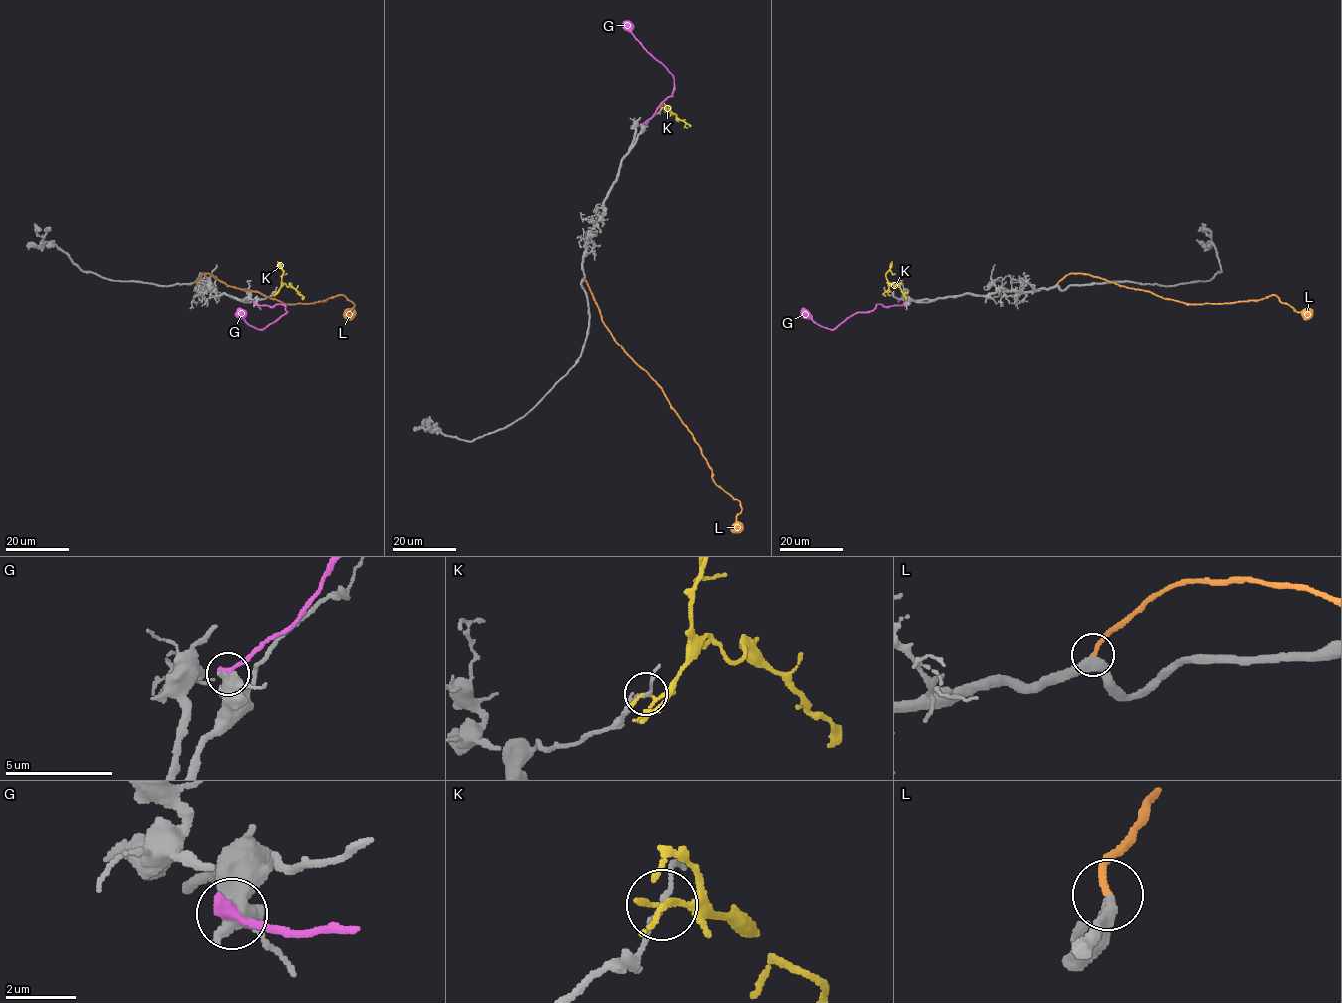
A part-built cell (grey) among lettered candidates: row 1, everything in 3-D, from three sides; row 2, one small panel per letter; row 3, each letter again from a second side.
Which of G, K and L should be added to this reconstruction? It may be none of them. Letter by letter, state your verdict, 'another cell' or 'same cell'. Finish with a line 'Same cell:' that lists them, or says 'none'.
G: another cell
K: another cell
L: same cell
Same cell: L

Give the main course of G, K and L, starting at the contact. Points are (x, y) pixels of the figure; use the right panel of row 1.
G: (905, 303), (876, 305), (869, 311), (856, 312), (831, 330), (817, 324), (801, 308)
K: (887, 291), (891, 283), (894, 287), (897, 285), (905, 299)
L: (1057, 284), (1071, 273), (1087, 274), (1190, 304), (1259, 300), (1275, 295), (1304, 314), (1312, 312)

